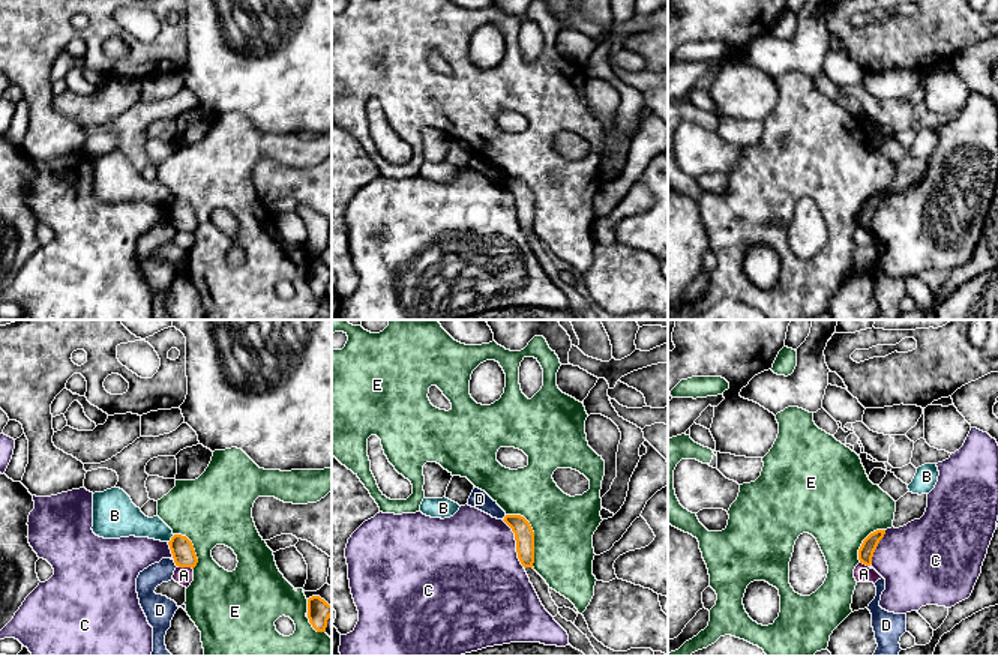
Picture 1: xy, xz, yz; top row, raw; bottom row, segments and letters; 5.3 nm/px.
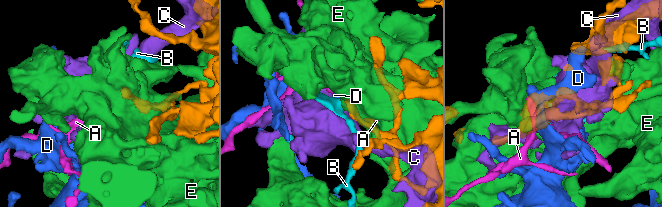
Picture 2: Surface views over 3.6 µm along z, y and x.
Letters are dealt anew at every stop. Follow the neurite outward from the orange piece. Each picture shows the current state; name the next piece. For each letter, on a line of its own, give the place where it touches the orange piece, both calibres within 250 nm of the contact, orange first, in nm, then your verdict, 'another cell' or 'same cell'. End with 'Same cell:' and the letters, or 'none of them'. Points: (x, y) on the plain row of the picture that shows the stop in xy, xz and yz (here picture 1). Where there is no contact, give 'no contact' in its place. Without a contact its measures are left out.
A: xy (185, 230) | 120/100 nm | another cell
B: xy (171, 203) | 120/160 nm | another cell
C: xz (517, 207) | 110/480 nm | another cell
D: xy (174, 225) | 120/120 nm | another cell
E: xz (533, 198) | 110/320 nm | another cell
Same cell: none of them

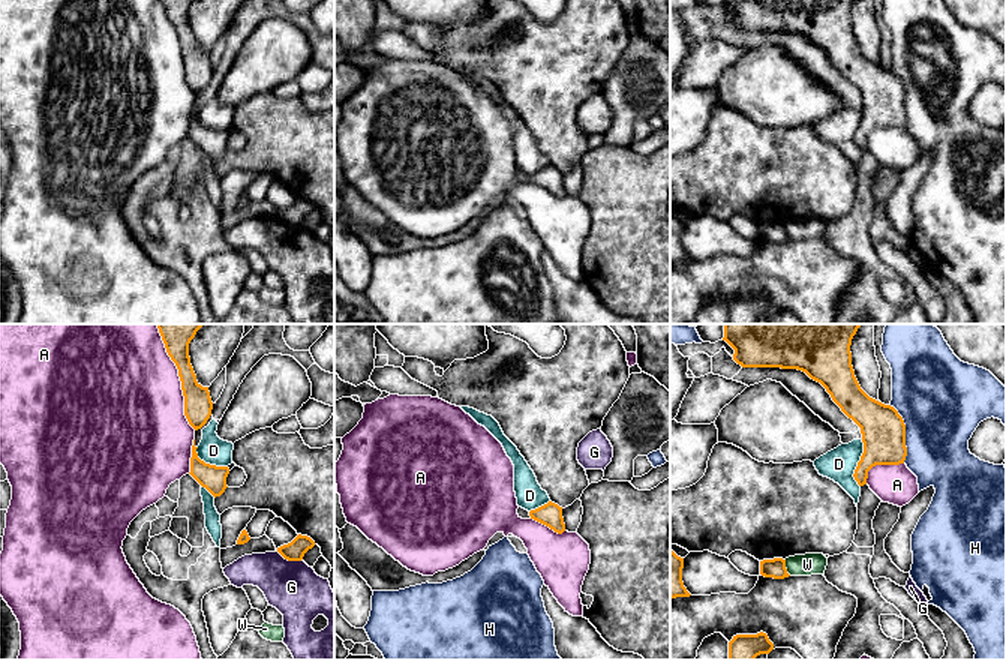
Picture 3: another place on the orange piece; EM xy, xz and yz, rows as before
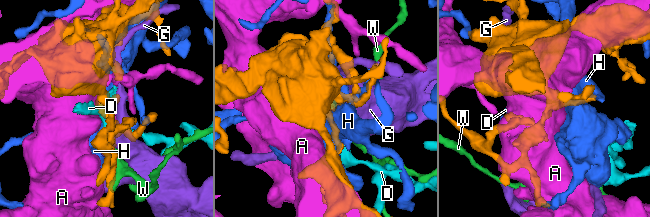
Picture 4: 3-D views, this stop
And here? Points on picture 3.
A: xy (182, 47) | 150/480 nm | another cell
D: yz (858, 128) | 240/170 nm | another cell
G: xy (290, 224) | 110/280 nm | another cell
H: yz (904, 98) | 240/440 nm | another cell
W: yz (784, 231) | 100/120 nm | another cell
Same cell: none of them

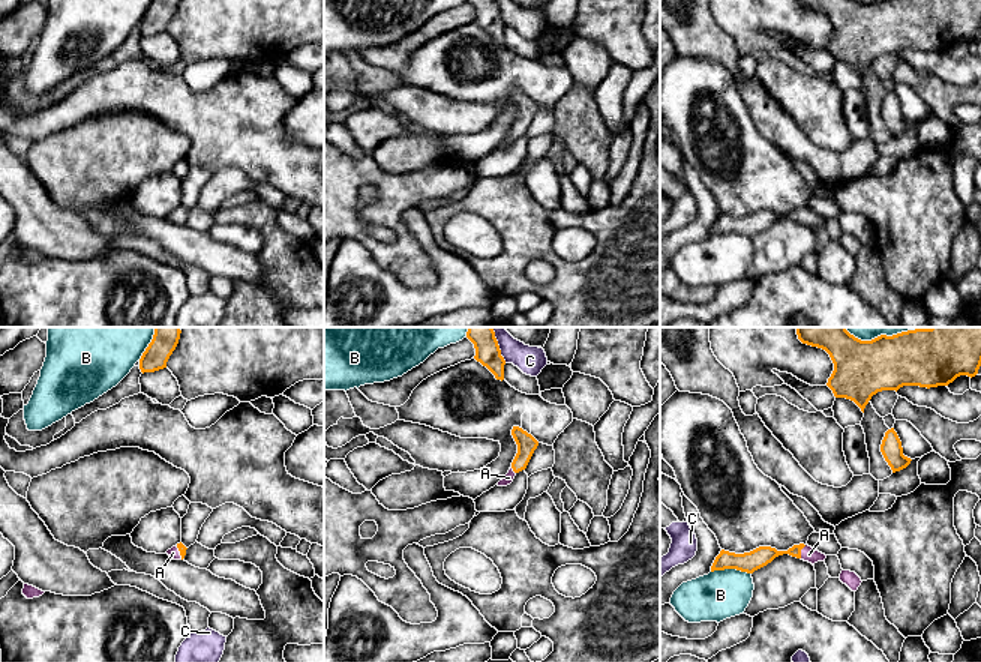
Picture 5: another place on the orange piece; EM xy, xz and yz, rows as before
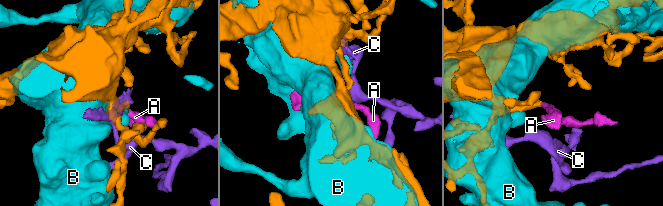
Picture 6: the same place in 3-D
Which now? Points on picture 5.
A: yz (800, 215) | 110/80 nm | same cell
B: yz (731, 231) | 110/260 nm | another cell
C: xz (500, 14) | 140/150 nm | another cell
Same cell: A

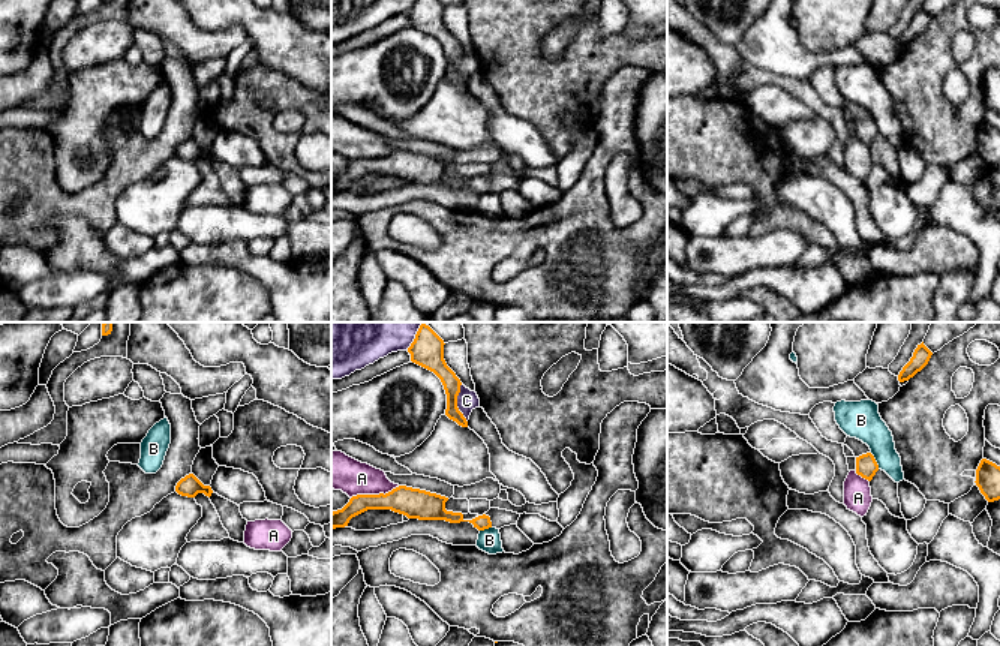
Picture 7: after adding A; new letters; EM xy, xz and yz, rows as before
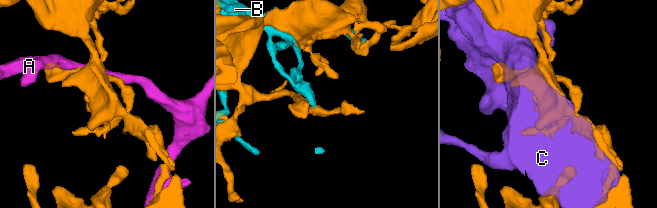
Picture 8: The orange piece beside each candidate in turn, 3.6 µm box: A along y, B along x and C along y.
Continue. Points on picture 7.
A: xz (375, 159) | 160/200 nm | another cell
B: yz (874, 125) | 120/200 nm | another cell
C: xz (456, 68) | 100/110 nm | another cell
Same cell: none of them

